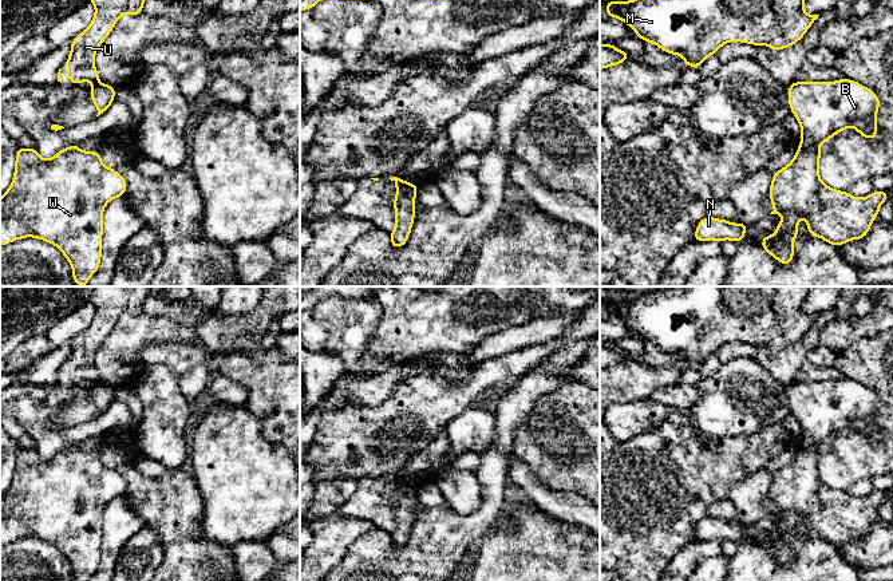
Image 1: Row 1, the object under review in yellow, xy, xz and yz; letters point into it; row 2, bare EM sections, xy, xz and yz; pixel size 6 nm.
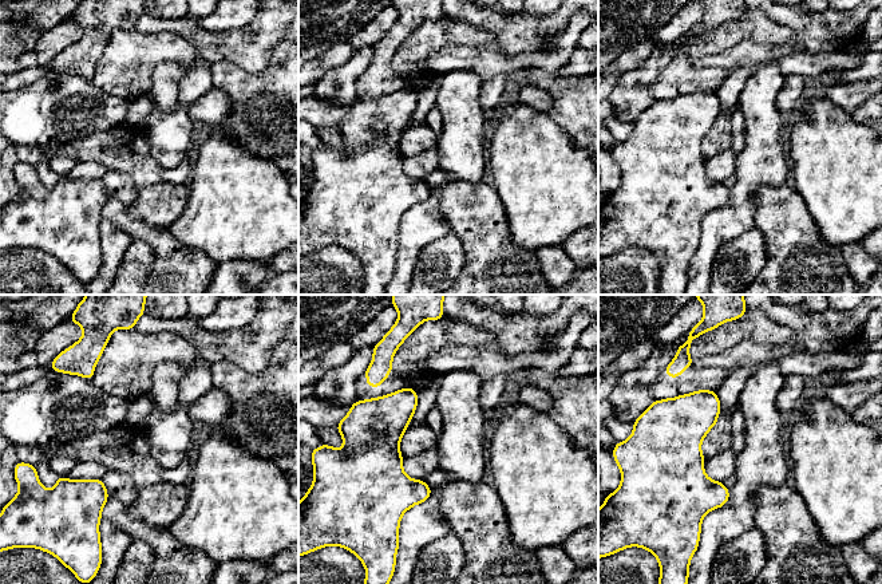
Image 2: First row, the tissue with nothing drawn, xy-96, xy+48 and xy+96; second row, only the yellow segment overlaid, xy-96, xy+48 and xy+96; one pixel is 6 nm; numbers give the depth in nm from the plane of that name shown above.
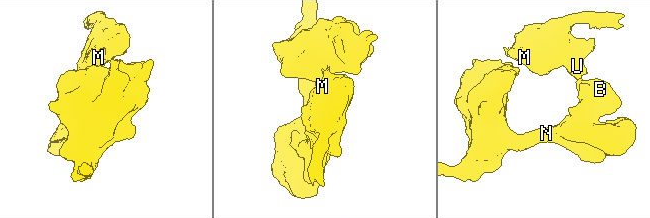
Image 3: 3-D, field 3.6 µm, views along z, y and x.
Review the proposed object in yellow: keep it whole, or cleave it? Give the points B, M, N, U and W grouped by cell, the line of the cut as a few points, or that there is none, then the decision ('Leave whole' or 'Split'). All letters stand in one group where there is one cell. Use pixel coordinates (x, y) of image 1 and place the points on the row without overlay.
Groups: B N W / M U. Split along xy (98, 382), (91, 386). Split

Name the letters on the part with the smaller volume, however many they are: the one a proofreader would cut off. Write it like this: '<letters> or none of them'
M, U

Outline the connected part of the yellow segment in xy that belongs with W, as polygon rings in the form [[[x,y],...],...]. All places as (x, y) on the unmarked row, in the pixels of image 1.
[[[68,446],[51,459],[19,447],[12,483],[0,498],[0,545],[33,537],[55,545],[72,566],[74,581],[88,581],[102,557],[103,509],[126,493],[126,479],[103,465],[98,451]]]

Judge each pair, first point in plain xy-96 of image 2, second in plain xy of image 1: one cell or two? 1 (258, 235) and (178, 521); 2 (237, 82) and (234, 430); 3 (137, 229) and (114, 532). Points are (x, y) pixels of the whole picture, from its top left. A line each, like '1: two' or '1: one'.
1: two
2: two
3: two

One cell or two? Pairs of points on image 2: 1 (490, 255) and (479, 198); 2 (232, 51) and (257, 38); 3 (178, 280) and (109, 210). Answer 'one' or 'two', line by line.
1: one
2: one
3: one

